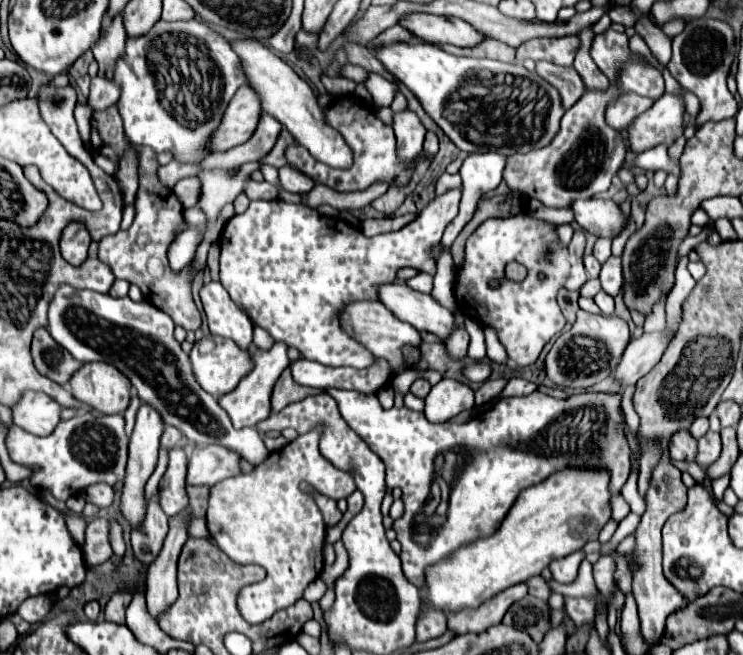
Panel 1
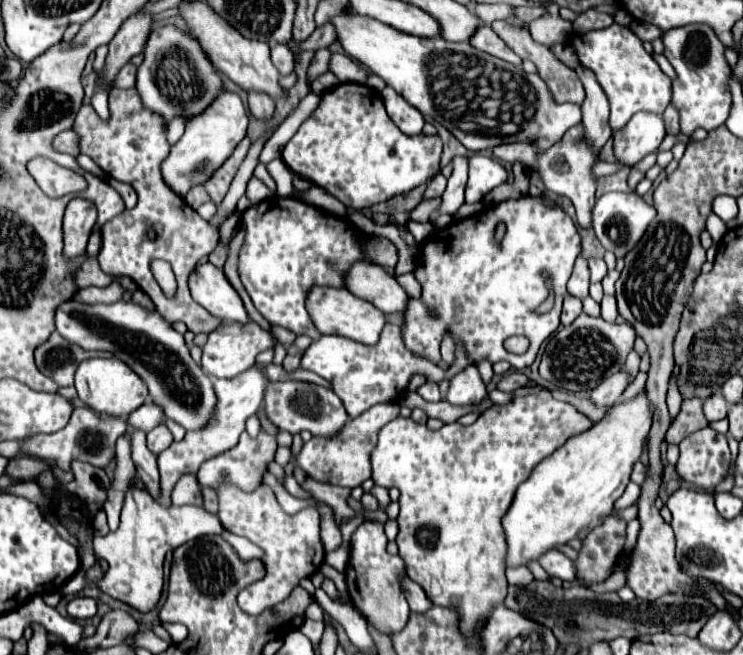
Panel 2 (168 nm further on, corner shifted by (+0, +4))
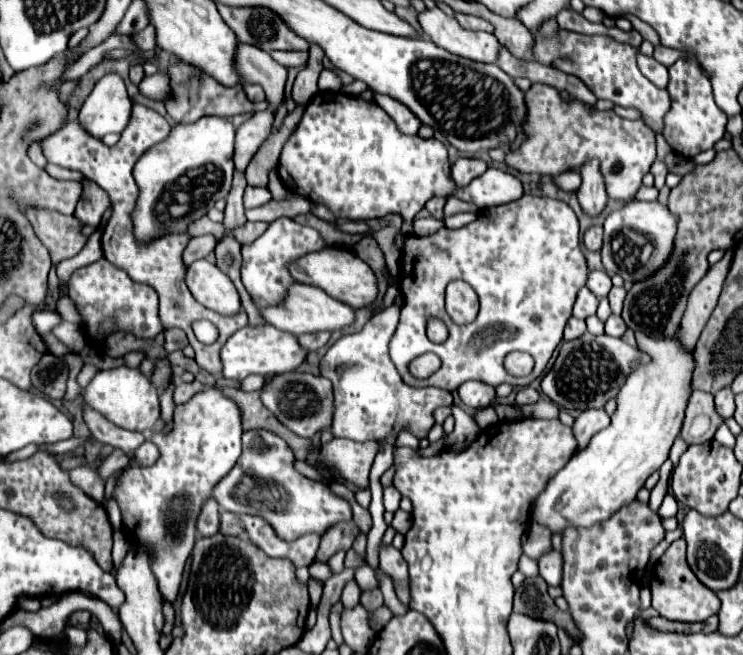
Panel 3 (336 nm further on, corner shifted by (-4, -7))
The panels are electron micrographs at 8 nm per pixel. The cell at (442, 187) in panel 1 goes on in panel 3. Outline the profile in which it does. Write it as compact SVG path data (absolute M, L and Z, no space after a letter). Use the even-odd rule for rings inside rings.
M443 196L441 198L431 198L425 204L425 208L431 212L431 216L433 218L439 218L439 220L443 220L443 206L445 206L445 198Z

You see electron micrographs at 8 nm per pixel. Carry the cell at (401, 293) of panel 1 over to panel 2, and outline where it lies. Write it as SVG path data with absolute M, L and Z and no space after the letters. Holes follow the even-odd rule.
M355 261L355 265L351 269L347 269L347 289L355 295L359 295L361 299L373 303L377 309L381 309L383 313L403 313L407 307L407 293L403 291L403 287L395 281L393 275L389 275L381 265L371 263L371 261Z

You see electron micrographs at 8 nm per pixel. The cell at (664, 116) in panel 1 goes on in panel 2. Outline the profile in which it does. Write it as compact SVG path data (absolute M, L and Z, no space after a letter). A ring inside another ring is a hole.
M635 113L623 129L613 131L613 153L621 165L635 167L645 155L661 145L663 137L663 115Z

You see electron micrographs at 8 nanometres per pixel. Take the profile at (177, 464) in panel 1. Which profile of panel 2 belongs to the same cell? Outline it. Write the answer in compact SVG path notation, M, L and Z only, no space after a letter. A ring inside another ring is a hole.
M183 475L173 489L173 505L199 505L203 507L201 487L195 475Z

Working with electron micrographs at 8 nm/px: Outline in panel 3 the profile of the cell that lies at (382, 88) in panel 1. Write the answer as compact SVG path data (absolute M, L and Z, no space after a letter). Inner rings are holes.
M323 70L319 76L319 90L329 90L329 92L339 92L343 88L341 78L335 74L335 70Z

